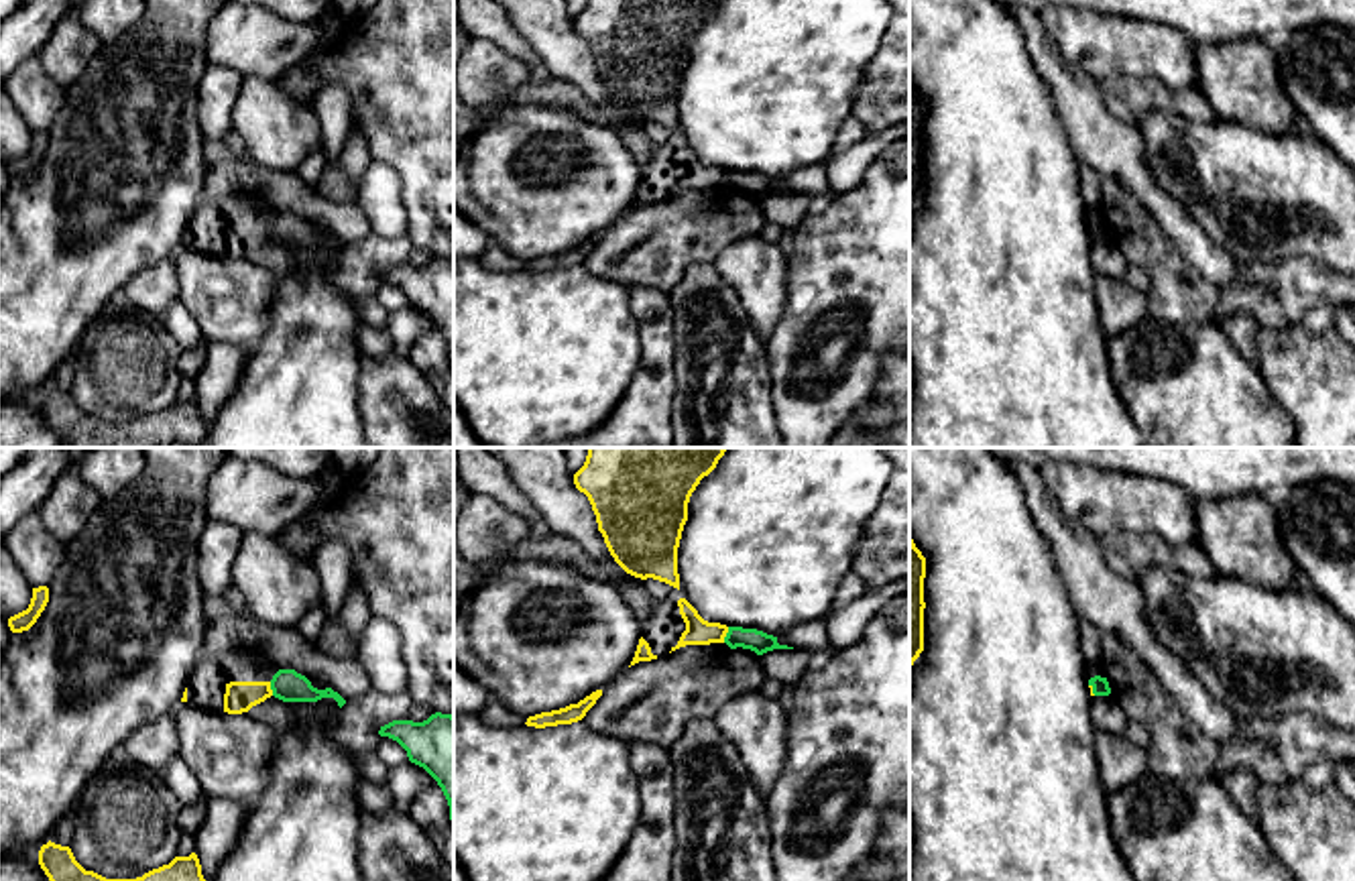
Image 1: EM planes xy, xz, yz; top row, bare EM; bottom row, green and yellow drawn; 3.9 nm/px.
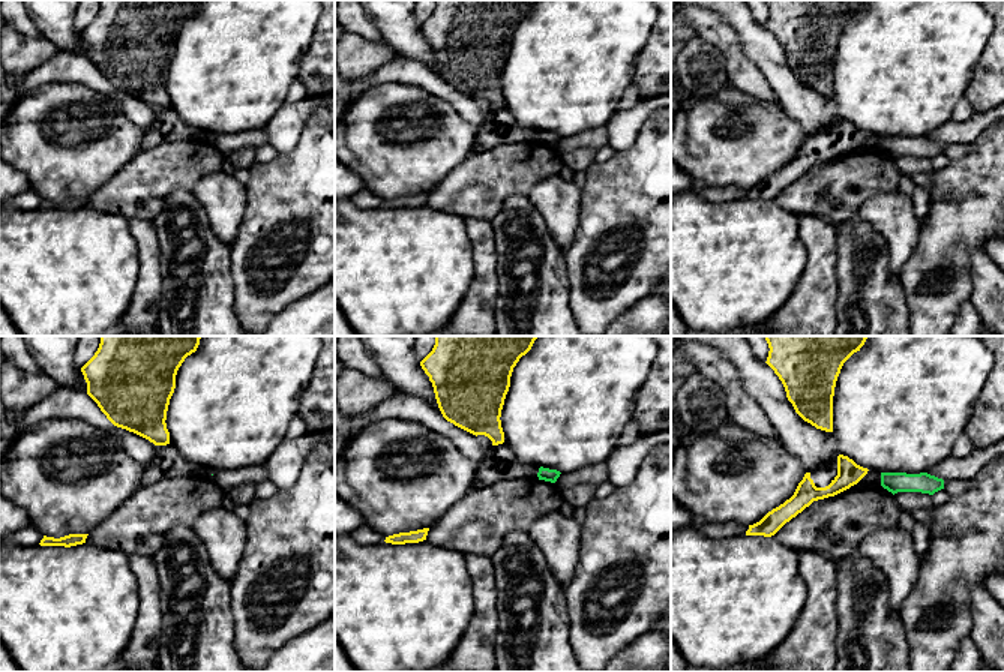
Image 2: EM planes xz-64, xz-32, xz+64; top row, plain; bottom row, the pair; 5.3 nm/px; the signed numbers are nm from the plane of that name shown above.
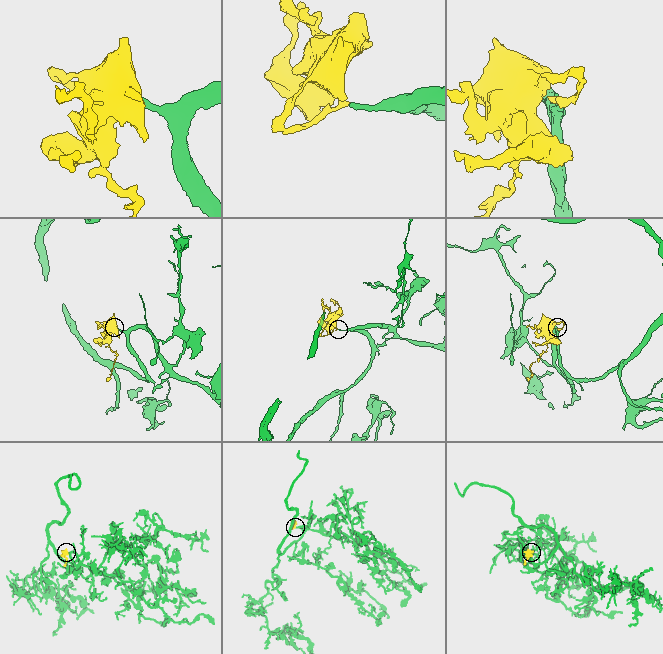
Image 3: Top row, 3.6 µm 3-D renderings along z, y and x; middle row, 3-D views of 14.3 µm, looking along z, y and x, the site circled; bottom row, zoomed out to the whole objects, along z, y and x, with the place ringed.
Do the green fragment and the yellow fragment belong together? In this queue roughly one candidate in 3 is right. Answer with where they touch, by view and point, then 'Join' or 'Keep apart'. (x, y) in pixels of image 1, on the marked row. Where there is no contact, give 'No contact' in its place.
Touches green at xz (727, 635). Keep apart

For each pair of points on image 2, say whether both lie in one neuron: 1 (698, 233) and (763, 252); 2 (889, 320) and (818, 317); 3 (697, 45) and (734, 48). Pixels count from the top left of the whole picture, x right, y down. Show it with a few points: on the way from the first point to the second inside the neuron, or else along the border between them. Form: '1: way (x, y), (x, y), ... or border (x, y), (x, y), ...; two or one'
1: way (715, 249), (718, 252), (746, 252); one
2: border (836, 282), (835, 320); two
3: border (697, 35), (722, 53), (725, 71), (730, 77); two

